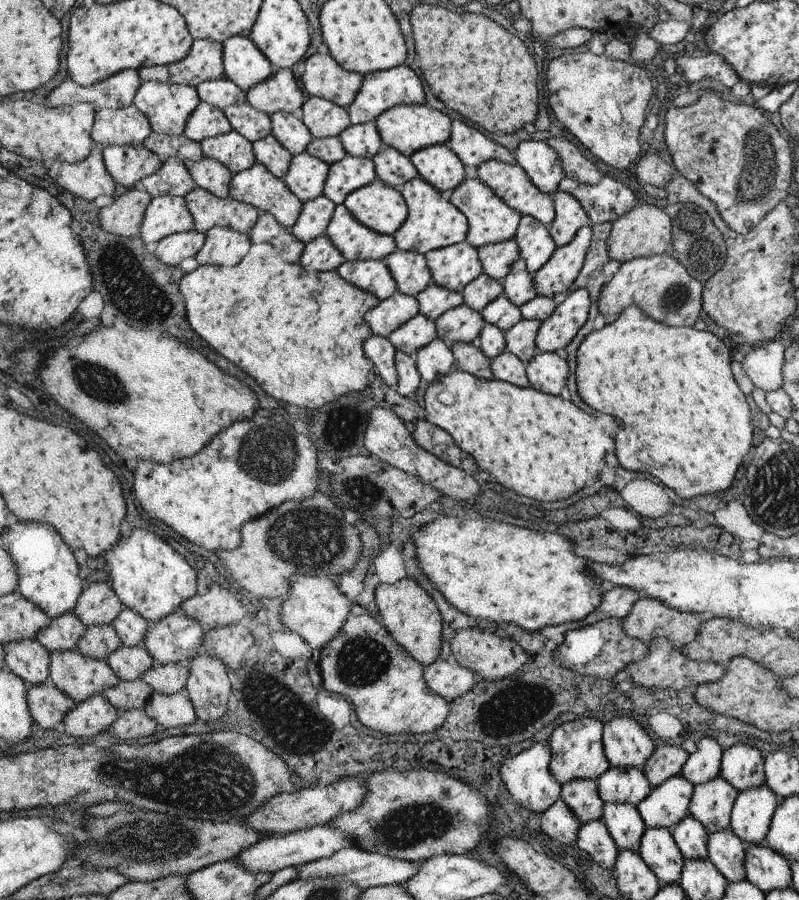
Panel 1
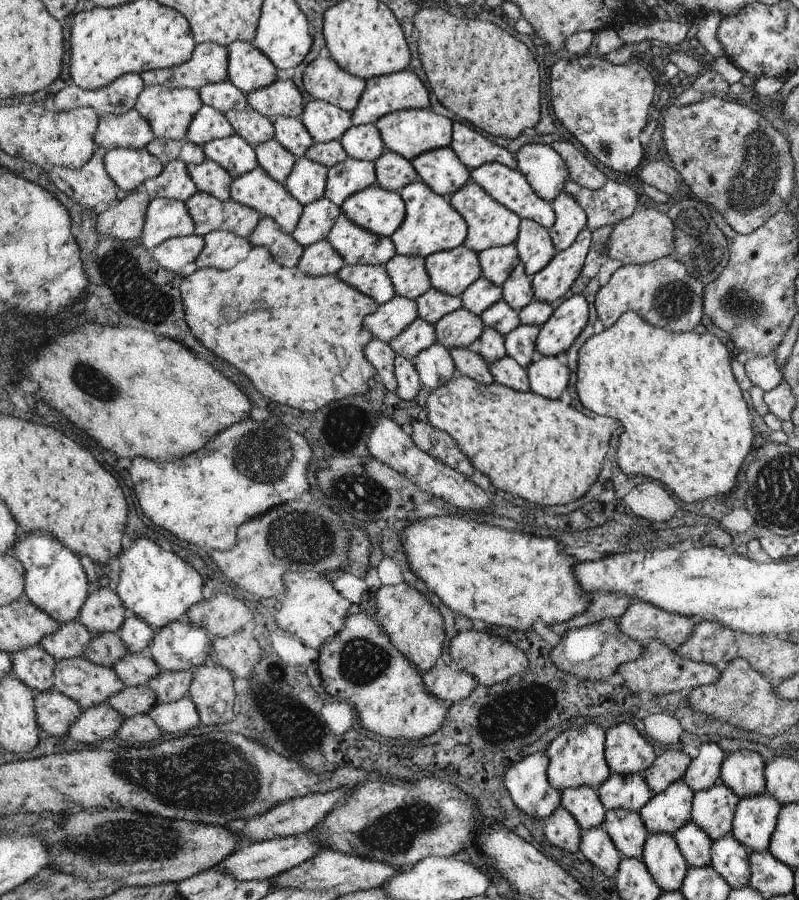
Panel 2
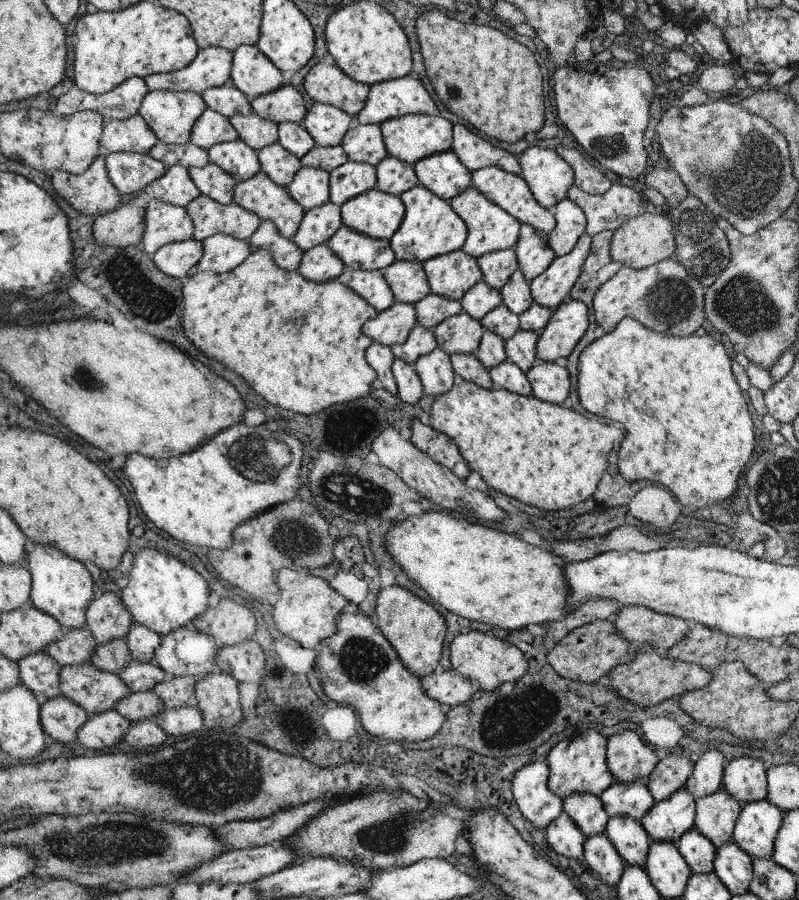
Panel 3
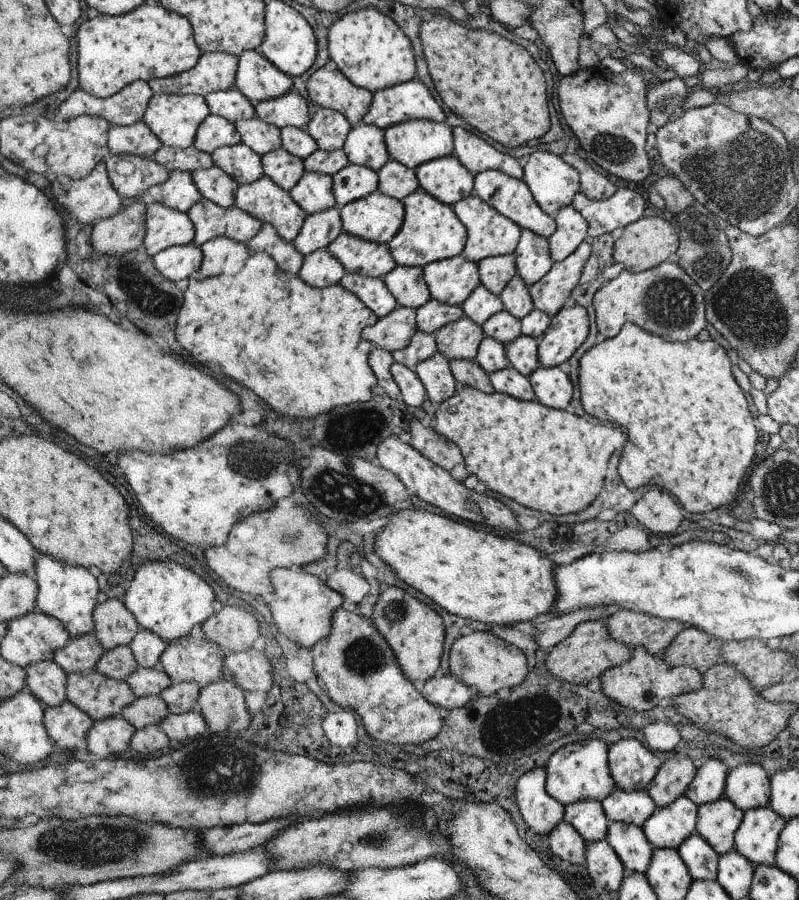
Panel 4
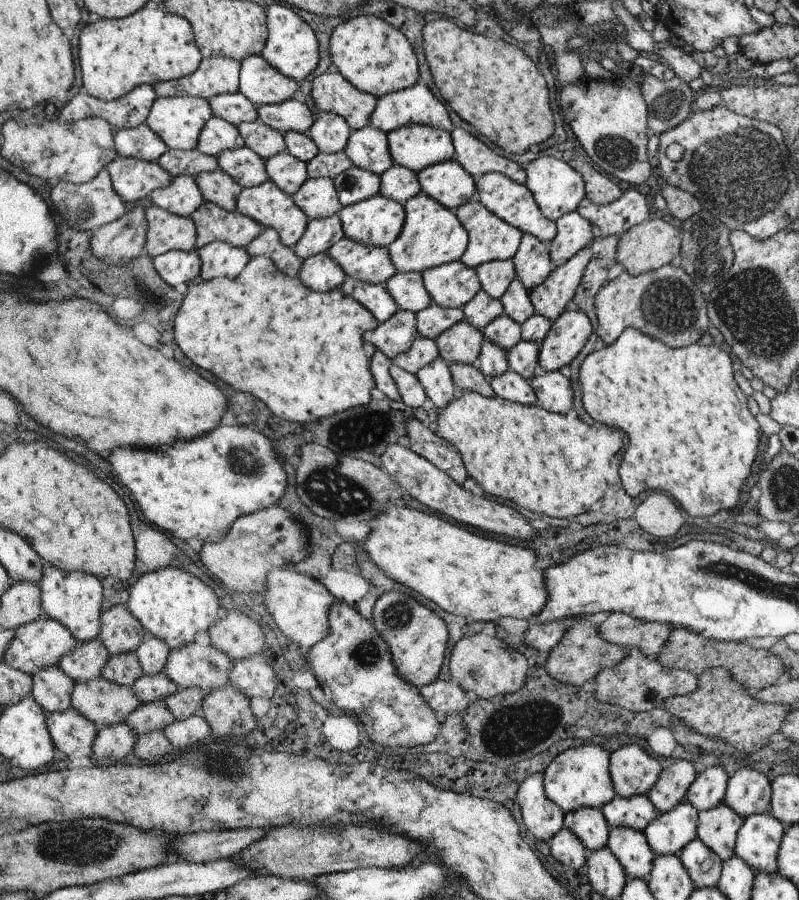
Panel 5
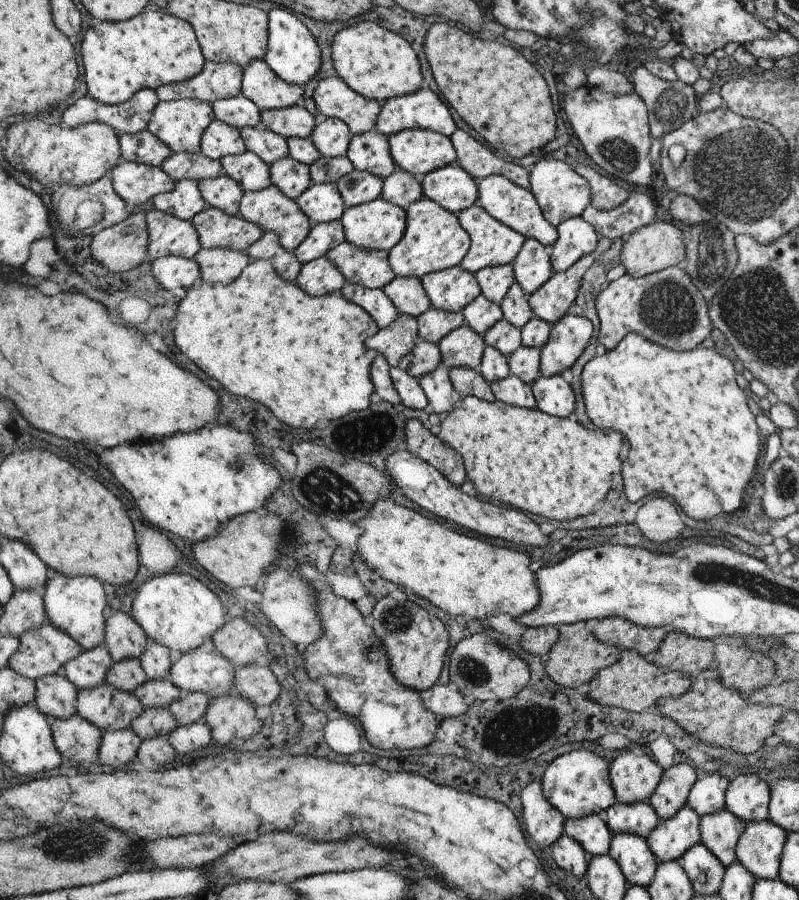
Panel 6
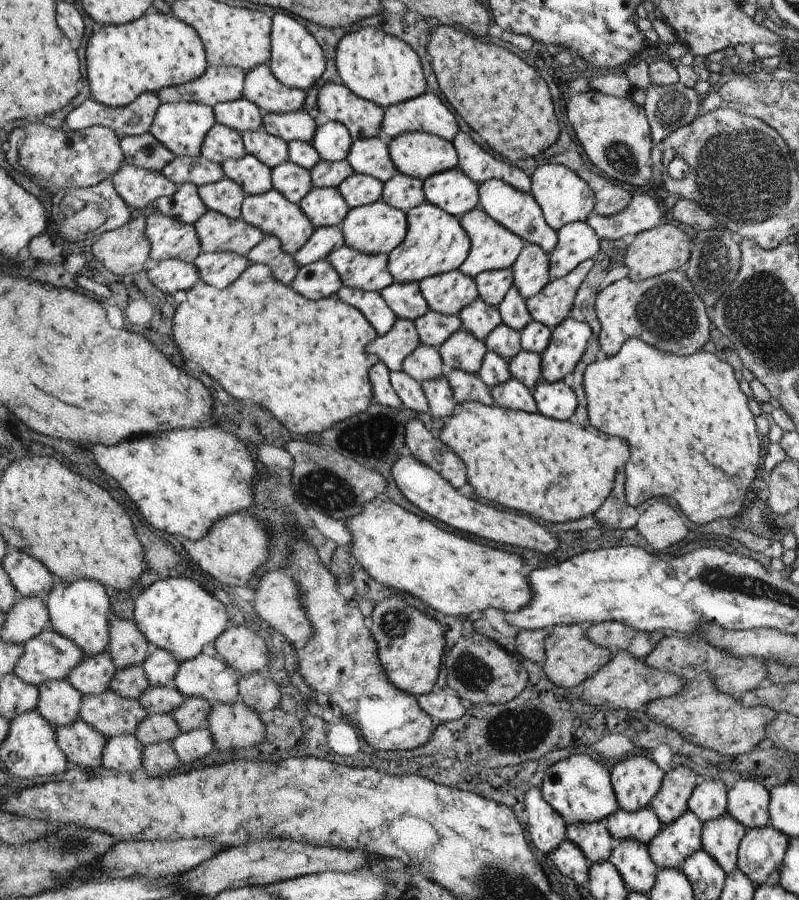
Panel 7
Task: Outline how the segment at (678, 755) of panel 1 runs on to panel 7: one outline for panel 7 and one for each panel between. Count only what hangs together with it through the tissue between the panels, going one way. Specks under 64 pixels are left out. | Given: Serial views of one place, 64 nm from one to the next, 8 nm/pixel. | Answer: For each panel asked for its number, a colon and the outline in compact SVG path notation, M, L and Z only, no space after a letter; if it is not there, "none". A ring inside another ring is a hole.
2: M663 750L659 754L659 758L651 764L651 768L647 768L645 772L641 772L639 776L645 780L645 784L649 786L651 794L657 796L663 790L667 790L673 782L681 780L689 768L689 754L683 754L679 750Z
3: M669 754L659 760L659 764L651 770L647 778L643 778L643 784L649 788L653 800L661 802L667 800L673 792L685 788L691 774L691 760Z
4: M691 756L677 760L677 758L667 758L663 766L659 768L657 776L647 784L647 794L651 800L657 804L657 808L665 808L667 804L673 804L693 782L693 772L697 772L691 764Z
5: M673 760L669 766L663 768L655 786L645 796L651 800L657 814L667 814L681 800L685 800L685 794L689 792L693 778L695 778L695 770L691 762Z
6: M675 764L665 770L659 786L649 796L649 804L655 808L659 820L669 820L687 804L687 796L695 786L695 772L689 764Z
7: M677 766L667 772L655 798L649 802L663 826L669 826L689 810L689 798L693 794L695 774L689 766Z

